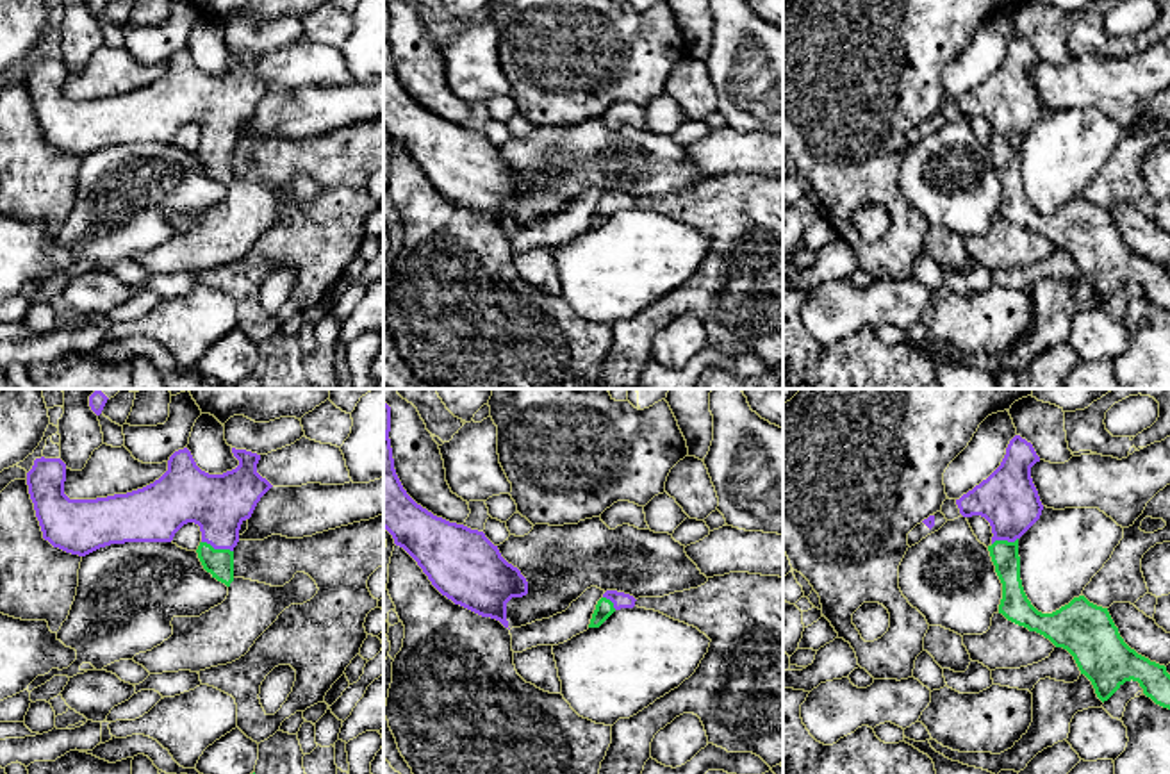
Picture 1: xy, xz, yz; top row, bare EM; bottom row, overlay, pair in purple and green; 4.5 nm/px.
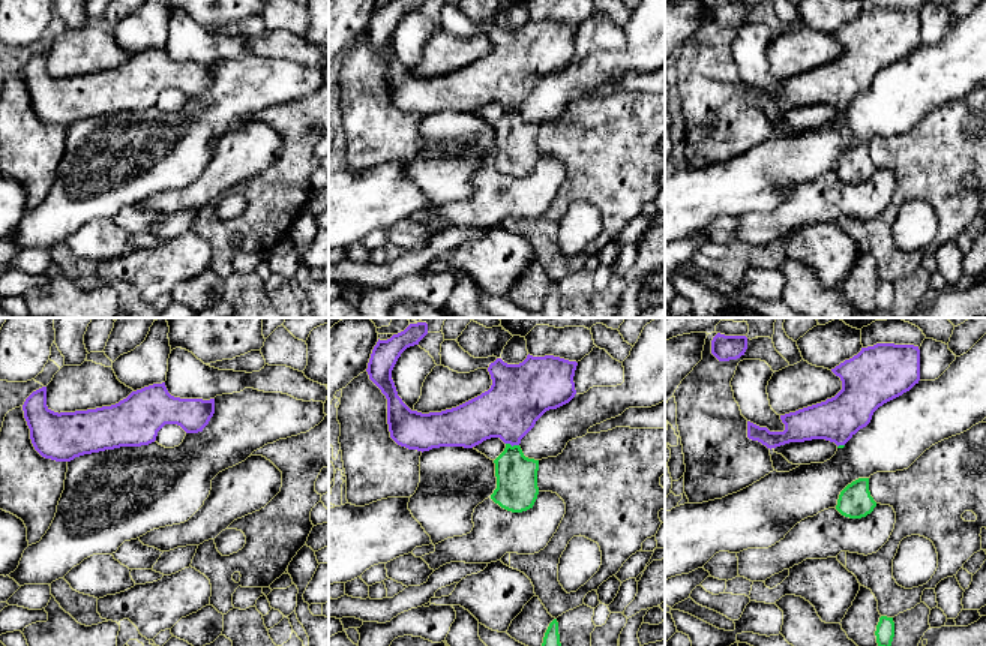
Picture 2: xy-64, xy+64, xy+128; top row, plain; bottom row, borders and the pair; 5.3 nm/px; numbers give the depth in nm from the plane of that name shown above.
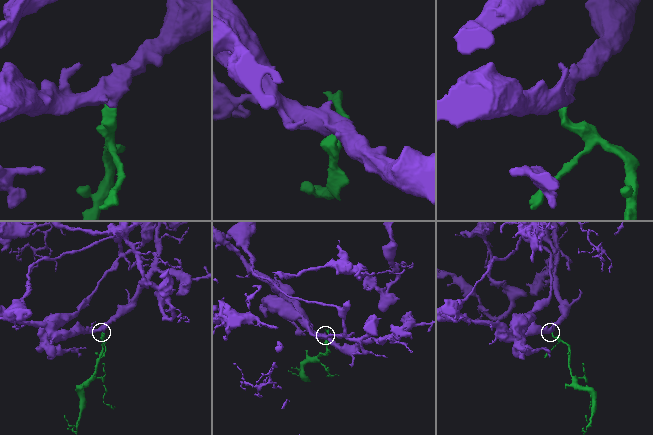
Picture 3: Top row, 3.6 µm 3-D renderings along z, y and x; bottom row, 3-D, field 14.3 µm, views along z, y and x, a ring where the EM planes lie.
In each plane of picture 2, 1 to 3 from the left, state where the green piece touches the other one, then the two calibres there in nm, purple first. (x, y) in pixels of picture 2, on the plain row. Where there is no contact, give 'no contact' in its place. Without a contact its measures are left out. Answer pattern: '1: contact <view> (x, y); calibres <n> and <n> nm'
1: no contact
2: contact xy+64 (512, 110); calibres 320 and 220 nm
3: contact xy+128 (841, 108); calibres 240 and 20 nm

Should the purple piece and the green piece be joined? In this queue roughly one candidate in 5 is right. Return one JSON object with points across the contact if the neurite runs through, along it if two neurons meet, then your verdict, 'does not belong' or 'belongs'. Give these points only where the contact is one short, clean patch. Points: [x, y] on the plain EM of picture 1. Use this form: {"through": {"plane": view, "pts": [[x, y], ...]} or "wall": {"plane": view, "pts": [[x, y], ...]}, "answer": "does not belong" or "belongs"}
{"through": {"plane": "xy", "pts": [[218, 104], [218, 148], [220, 163]]}, "answer": "belongs"}

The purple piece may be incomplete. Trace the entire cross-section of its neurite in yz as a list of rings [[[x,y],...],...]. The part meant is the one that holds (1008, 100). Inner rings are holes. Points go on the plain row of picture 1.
[[[1015,36],[1001,66],[956,100],[963,118],[981,116],[992,127],[993,137],[988,152],[1002,184],[999,214],[1043,235],[1056,248],[1067,250],[1102,303],[1133,280],[1140,284],[1147,298],[1170,310],[1166,268],[1131,250],[1108,209],[1079,196],[1052,214],[1042,214],[1027,200],[1020,180],[1018,139],[1040,119],[1043,111],[1031,78],[1031,68],[1036,62],[1040,57],[1033,45]]]

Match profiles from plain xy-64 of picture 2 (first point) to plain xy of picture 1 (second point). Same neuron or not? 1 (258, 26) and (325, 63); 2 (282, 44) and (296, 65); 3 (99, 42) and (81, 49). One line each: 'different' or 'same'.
1: different
2: same
3: different

